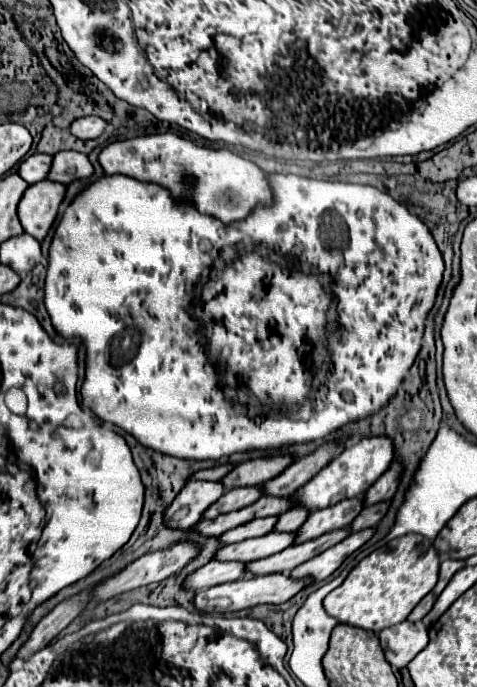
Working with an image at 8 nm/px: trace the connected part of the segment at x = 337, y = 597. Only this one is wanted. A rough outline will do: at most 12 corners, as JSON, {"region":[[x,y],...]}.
{"region":[[404,535],[324,599],[340,623],[380,633],[434,589],[432,541]]}

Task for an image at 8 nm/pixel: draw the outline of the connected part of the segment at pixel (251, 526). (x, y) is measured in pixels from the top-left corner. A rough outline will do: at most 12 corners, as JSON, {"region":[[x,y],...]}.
{"region":[[278,517],[254,519],[220,535],[224,545],[270,533]]}

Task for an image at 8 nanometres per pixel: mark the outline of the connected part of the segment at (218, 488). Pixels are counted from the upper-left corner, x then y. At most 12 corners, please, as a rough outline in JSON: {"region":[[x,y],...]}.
{"region":[[188,481],[166,509],[170,527],[188,529],[224,495],[222,481]]}

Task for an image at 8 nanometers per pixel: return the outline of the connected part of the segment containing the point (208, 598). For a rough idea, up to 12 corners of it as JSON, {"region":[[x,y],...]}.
{"region":[[282,573],[198,591],[204,613],[280,605],[312,585]]}

